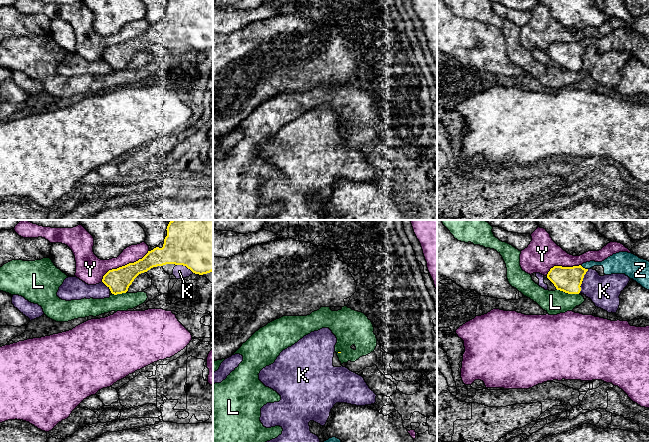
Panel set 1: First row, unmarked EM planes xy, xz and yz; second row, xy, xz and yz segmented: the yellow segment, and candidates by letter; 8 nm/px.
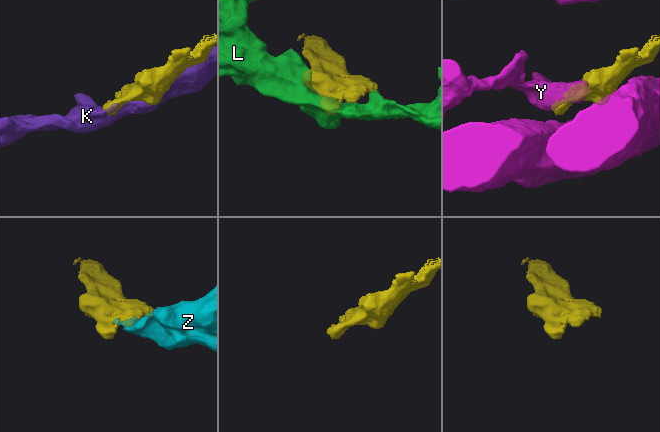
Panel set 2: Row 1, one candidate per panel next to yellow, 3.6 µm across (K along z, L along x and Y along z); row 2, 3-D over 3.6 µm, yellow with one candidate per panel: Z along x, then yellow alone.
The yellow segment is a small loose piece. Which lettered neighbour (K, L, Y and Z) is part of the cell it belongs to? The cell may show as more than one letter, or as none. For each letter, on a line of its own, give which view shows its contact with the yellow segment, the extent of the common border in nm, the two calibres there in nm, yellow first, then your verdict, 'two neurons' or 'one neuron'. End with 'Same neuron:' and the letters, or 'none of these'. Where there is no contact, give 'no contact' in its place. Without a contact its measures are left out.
K: contact in xy; length 150 nm; calibres 400 and 110 nm; two neurons
L: contact in yz; length 180 nm; calibres 200 and 190 nm; two neurons
Y: contact in xy; length 460 nm; calibres 190 and 200 nm; two neurons
Z: contact in yz; length 70 nm; calibres 200 and 150 nm; one neuron
Same neuron: Z

